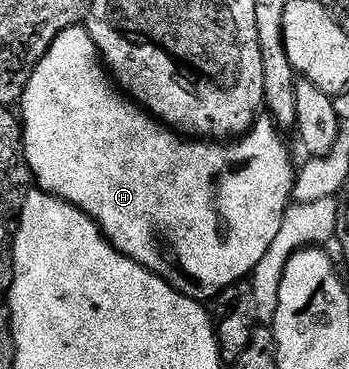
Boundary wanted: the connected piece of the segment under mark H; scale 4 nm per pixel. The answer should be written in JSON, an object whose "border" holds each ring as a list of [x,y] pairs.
{"border":[[[73,25],[50,44],[50,49],[44,55],[44,59],[40,59],[36,71],[32,71],[32,79],[28,79],[28,87],[20,102],[21,109],[20,120],[22,139],[26,142],[26,161],[30,164],[30,171],[37,188],[87,213],[90,218],[98,222],[110,246],[116,251],[140,263],[156,276],[163,277],[172,288],[192,298],[193,301],[209,302],[217,298],[219,292],[229,285],[247,280],[260,263],[260,259],[264,259],[264,251],[272,247],[272,239],[276,239],[277,233],[280,232],[280,223],[284,223],[286,210],[292,204],[296,165],[290,162],[290,149],[282,138],[283,130],[276,124],[273,116],[259,116],[246,136],[231,140],[229,143],[205,139],[183,139],[173,129],[143,111],[131,98],[115,88],[104,68],[102,58],[98,55],[96,43],[92,43],[90,32],[82,25]]]}

